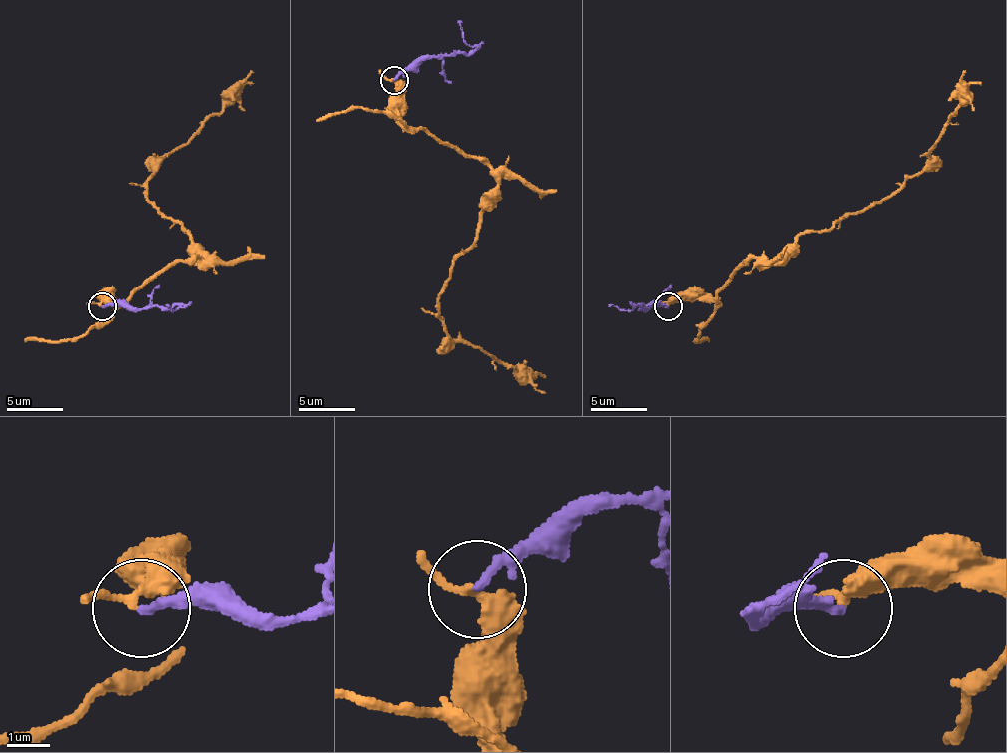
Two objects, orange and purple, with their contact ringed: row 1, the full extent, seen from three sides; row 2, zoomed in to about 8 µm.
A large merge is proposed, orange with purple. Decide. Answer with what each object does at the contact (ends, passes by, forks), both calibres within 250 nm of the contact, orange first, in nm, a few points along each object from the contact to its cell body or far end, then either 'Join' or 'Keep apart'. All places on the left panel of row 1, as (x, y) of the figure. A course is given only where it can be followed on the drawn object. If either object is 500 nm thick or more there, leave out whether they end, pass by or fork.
At the ring orange passes by. At the ring purple passes by. Thickness 220 nm (orange) against 150 nm. Course of orange: (102, 307), (164, 270), (206, 261), (189, 233), (147, 199), (149, 177), (240, 84), (254, 84). Course of purple: (102, 307), (124, 304), (135, 309), (178, 304), (172, 309), (166, 307). Keep apart

